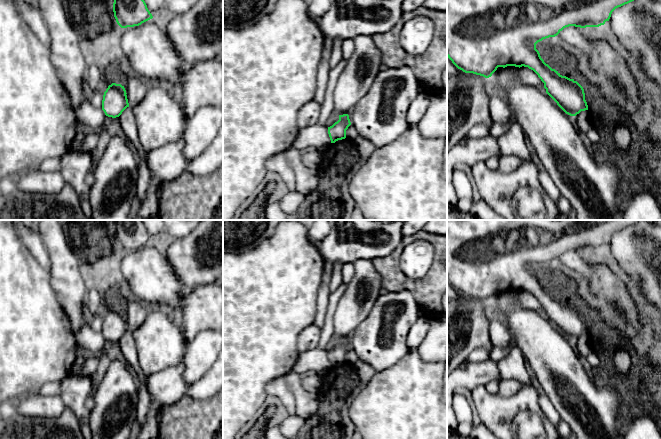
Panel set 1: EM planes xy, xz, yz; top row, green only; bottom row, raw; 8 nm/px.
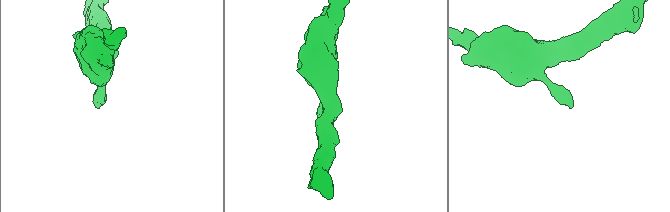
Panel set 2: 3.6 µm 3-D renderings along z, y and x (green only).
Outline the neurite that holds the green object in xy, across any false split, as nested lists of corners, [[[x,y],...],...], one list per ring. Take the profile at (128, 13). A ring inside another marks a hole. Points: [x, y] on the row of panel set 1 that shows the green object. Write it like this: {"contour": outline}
{"contour": [[[114,0],[113,12],[121,28],[139,26],[153,18],[144,0]]]}

